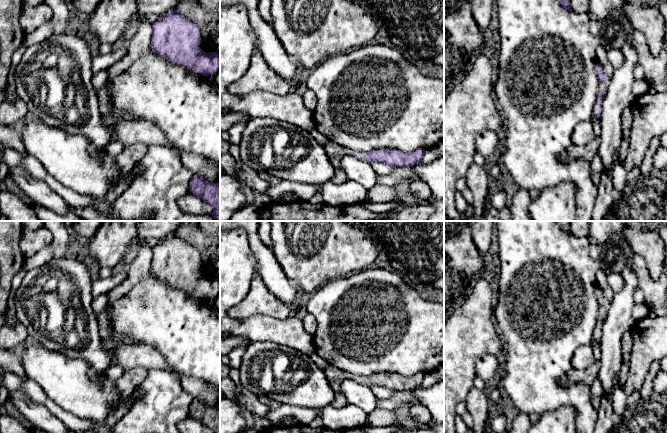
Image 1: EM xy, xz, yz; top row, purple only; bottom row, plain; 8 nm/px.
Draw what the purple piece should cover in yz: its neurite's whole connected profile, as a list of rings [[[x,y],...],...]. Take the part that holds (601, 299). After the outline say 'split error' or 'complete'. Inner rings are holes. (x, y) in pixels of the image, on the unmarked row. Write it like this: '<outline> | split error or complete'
[[[597,287],[595,293],[596,293],[597,302],[599,304],[599,313],[598,313],[597,324],[595,325],[593,331],[592,339],[595,342],[600,342],[602,335],[602,323],[603,320],[606,318],[610,301],[605,298],[603,294],[603,290],[601,288]]] | split error

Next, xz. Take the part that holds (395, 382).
[[[327,365],[323,371],[335,394],[335,398],[331,406],[333,406],[336,409],[343,408],[346,405],[348,405],[348,402],[345,396],[342,394],[340,388],[341,383],[345,379],[354,380],[355,382],[362,385],[366,385],[368,387],[382,386],[394,392],[410,392],[415,388],[421,386],[425,376],[425,374],[422,372],[419,372],[412,376],[402,376],[400,374],[392,372],[381,372],[366,377],[345,372],[331,365]]] | split error

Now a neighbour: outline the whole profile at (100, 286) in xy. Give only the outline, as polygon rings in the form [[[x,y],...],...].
[[[115,274],[108,278],[98,279],[92,282],[92,298],[94,299],[101,294],[109,292],[115,286],[120,284],[125,278],[125,274]]]

